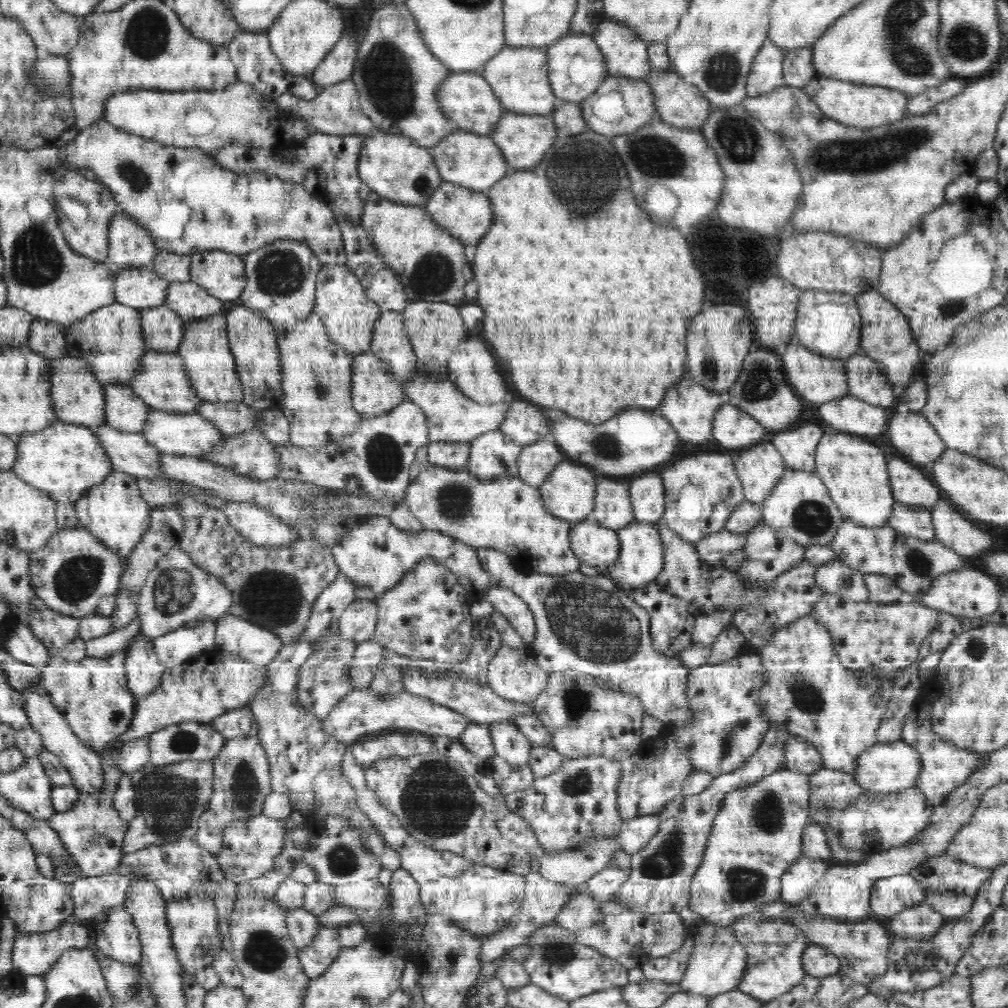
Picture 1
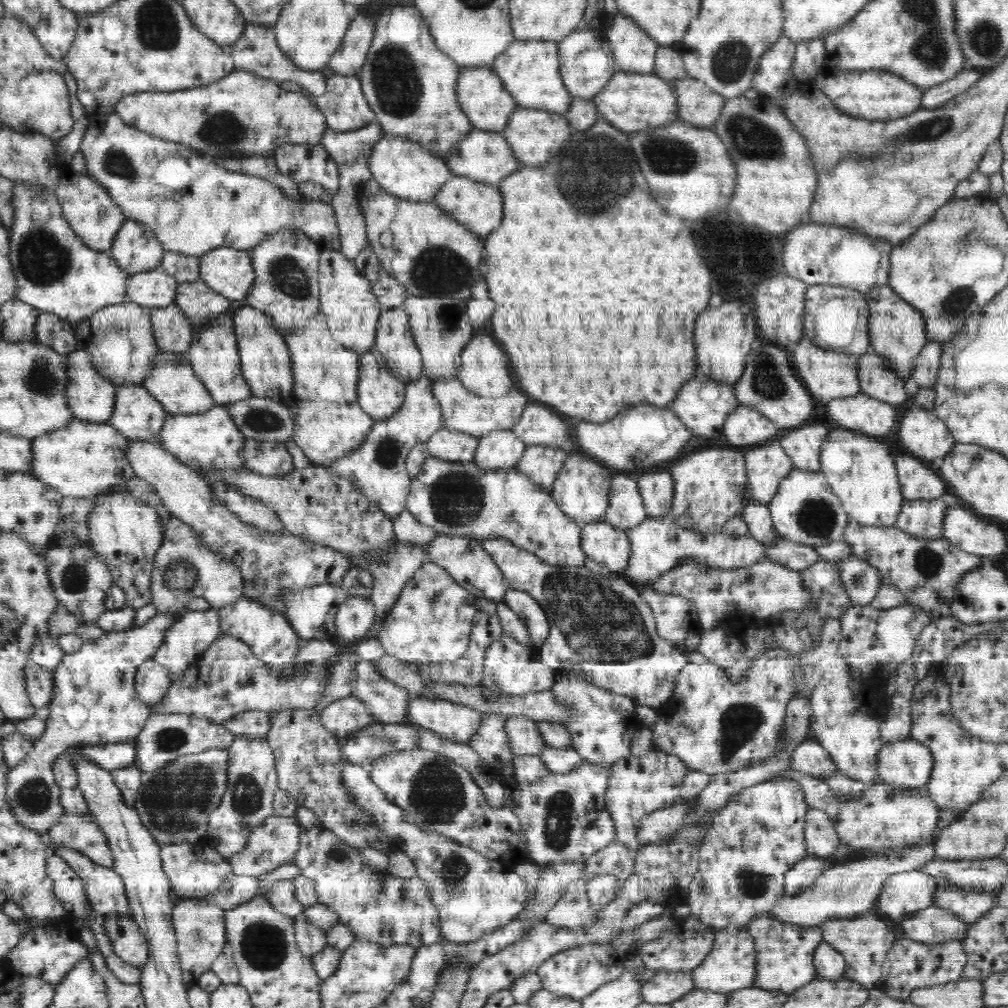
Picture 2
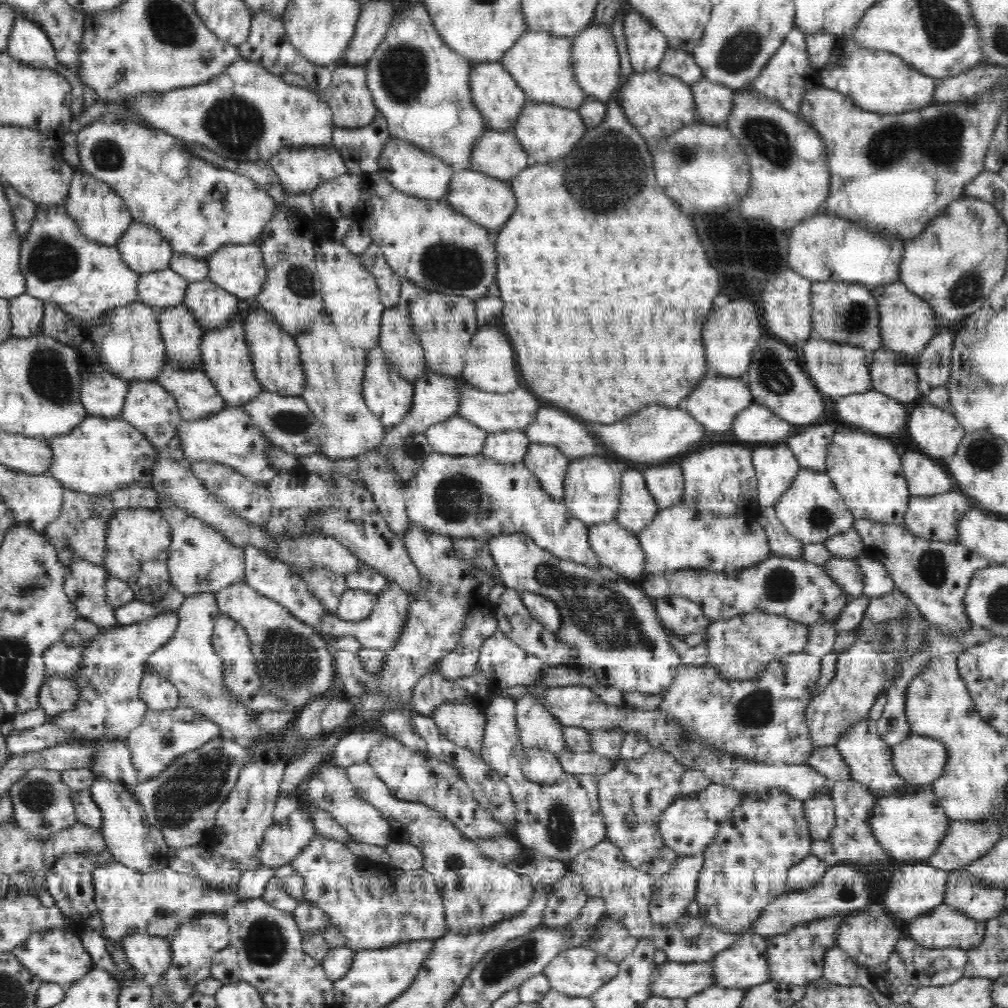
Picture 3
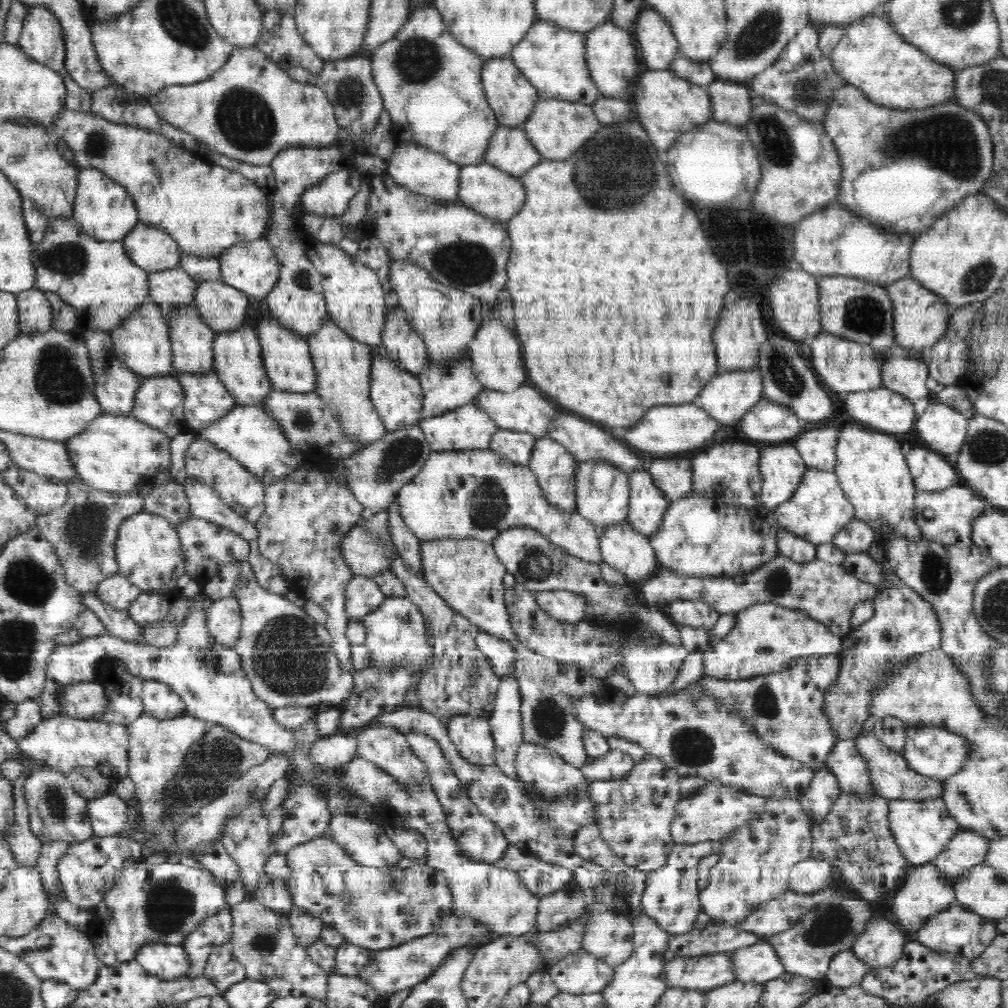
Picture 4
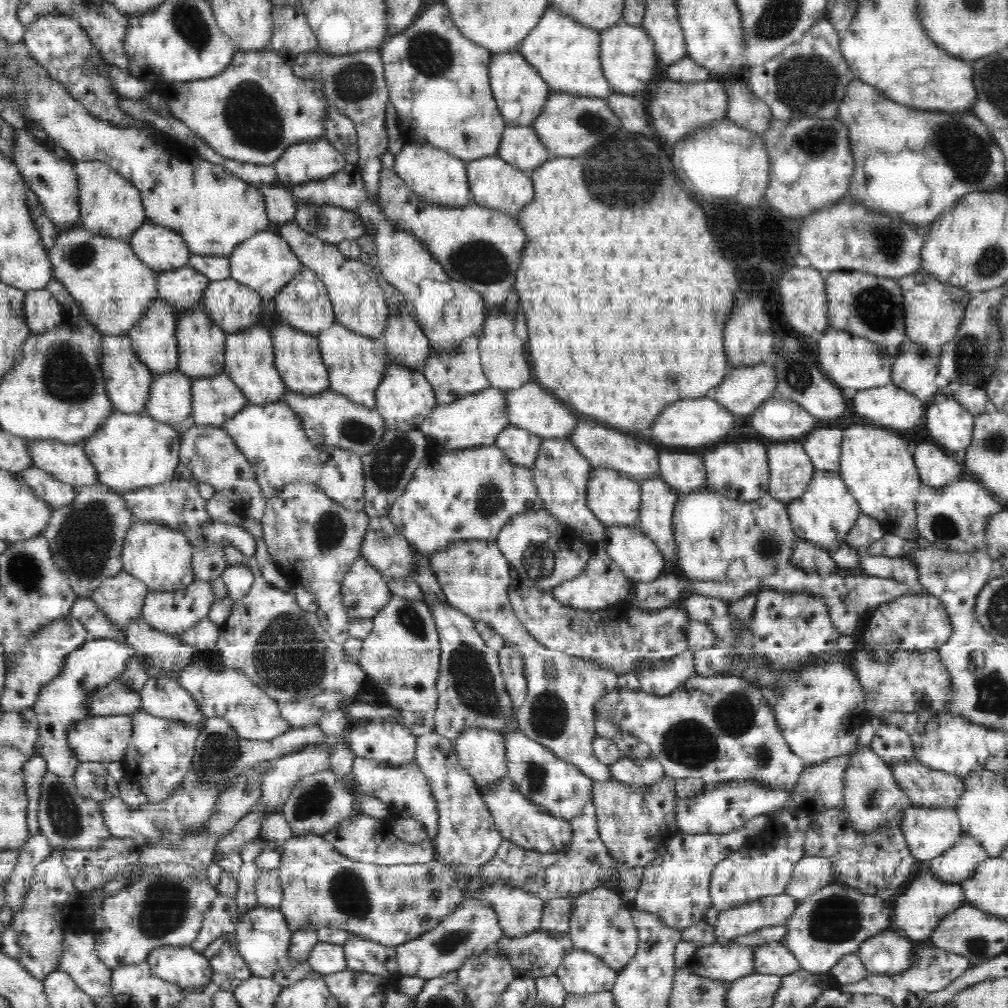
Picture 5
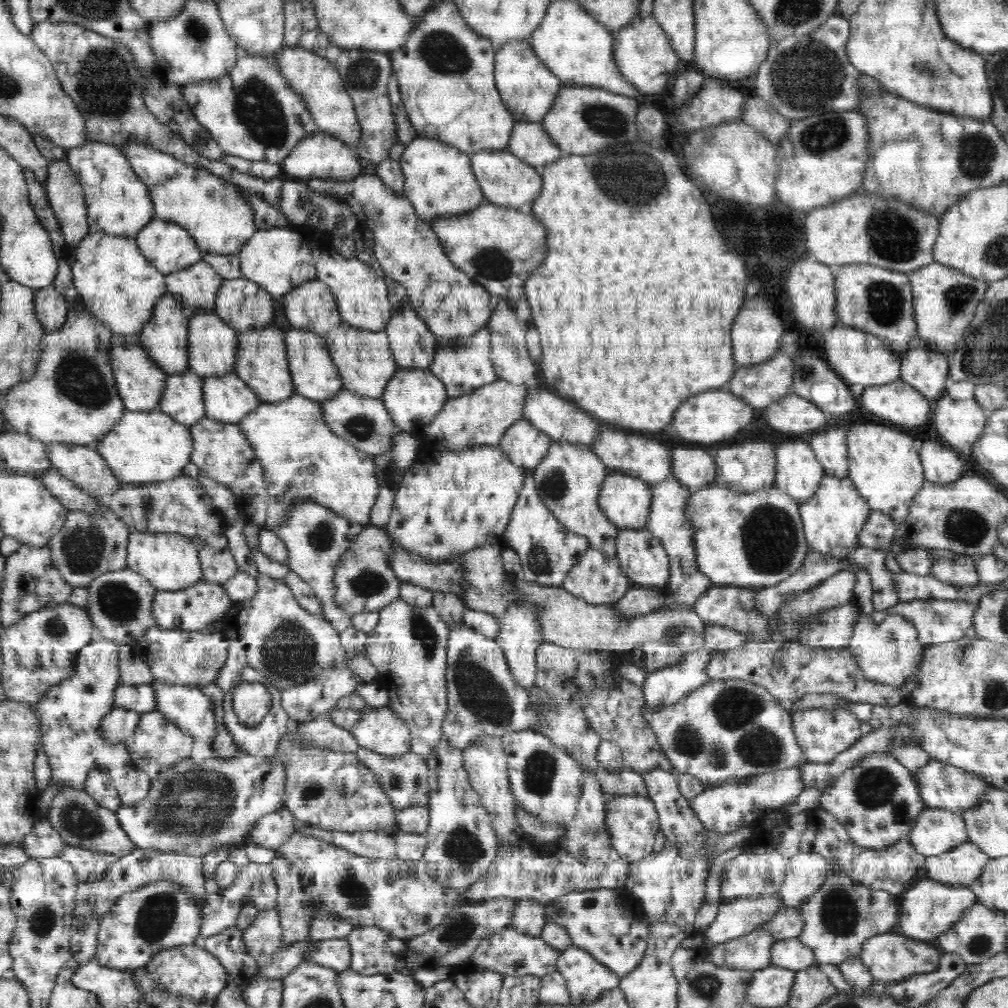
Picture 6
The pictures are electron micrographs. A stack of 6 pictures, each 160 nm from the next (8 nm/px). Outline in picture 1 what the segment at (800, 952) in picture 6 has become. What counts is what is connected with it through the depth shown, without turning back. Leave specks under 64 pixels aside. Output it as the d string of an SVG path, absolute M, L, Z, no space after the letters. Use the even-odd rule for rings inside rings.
M700 924L695 927L694 950L681 980L681 991L700 996L716 996L737 988L746 970L747 952L731 927Z

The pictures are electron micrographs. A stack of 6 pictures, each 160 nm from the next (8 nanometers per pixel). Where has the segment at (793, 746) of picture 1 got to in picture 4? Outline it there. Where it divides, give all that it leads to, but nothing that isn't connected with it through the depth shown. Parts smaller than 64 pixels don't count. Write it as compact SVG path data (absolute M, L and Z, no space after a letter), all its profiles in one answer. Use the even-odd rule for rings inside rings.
M854 738L836 741L821 767L836 775L841 791L860 797L874 797L868 765L856 750Z

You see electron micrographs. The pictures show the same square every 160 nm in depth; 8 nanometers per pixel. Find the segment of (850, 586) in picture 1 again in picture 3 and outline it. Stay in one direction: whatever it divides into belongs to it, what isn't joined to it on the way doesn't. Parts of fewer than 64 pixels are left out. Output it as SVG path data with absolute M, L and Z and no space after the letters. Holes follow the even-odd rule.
M863 557L856 558L858 565L864 573L863 595L868 598L876 598L894 590L896 583L892 581L888 570L874 559Z

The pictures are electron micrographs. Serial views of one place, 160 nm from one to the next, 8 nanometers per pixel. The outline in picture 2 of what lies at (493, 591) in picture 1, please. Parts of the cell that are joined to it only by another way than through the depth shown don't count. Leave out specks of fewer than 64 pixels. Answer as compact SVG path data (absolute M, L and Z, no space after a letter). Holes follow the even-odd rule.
M509 588L505 593L502 602L520 617L530 633L532 642L540 648L548 638L550 630L548 617L542 611L542 607L526 592Z

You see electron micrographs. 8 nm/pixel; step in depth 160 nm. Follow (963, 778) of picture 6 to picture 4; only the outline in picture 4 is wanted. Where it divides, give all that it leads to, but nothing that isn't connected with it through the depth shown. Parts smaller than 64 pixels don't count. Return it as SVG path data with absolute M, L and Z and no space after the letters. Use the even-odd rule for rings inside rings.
M873 731L858 735L855 738L856 750L863 757L868 765L869 776L871 776L871 787L876 796L892 800L917 800L923 801L931 798L938 798L943 795L944 787L942 780L928 778L914 772L909 768L905 758L897 752L886 748Z

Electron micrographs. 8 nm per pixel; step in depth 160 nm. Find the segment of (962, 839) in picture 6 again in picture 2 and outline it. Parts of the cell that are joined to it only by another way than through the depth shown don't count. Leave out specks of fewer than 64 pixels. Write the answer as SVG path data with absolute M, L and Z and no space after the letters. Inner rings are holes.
M791 769L778 772L777 776L800 783L809 808L825 812L834 823L843 851L864 850L876 854L892 849L897 851L904 847L915 847L917 844L931 841L940 824L941 809L930 798L925 785L904 789L878 782L875 785L868 785L858 800L842 801L832 794L830 787L820 777Z

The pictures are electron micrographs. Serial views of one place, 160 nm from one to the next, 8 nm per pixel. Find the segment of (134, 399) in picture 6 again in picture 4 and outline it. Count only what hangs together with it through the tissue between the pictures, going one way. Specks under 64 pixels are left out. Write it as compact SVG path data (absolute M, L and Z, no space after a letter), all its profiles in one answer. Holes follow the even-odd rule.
M81 329L81 335L86 343L91 369L95 380L94 396L104 413L116 413L120 415L130 414L135 405L135 394L143 382L144 377L126 368L115 355L111 347L110 334L104 331L91 331Z

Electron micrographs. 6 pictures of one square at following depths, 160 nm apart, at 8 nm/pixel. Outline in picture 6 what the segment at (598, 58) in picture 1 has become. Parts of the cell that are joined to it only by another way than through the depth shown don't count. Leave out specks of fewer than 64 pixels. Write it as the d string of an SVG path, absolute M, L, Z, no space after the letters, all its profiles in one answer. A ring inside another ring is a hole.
M650 14L633 20L629 25L614 32L613 42L616 67L624 79L636 88L641 95L661 93L664 87L675 78L680 58L672 51L671 44L660 24Z

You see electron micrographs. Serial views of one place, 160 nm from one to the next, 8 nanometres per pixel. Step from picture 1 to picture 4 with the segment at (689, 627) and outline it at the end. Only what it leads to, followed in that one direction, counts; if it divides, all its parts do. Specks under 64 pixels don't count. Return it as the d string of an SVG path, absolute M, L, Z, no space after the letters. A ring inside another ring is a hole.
M676 600L668 604L668 616L676 626L693 626L709 631L721 615L700 600Z

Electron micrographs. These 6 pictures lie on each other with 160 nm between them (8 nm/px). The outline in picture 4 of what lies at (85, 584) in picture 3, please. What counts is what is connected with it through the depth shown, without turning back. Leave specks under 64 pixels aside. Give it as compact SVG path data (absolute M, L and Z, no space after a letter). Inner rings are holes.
M96 591L79 593L84 596L84 600L81 600L83 607L96 614L96 617L104 623L110 635L117 636L125 641L134 642L141 637L142 625L132 619L126 612L117 610L114 606L99 600Z

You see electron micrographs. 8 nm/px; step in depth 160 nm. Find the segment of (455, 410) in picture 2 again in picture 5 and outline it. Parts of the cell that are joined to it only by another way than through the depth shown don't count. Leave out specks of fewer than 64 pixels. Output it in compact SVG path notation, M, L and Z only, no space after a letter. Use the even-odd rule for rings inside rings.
M527 382L520 388L507 391L505 412L510 425L529 430L542 438L568 438L578 424L578 418L564 404L560 404L556 397L544 392L536 382Z

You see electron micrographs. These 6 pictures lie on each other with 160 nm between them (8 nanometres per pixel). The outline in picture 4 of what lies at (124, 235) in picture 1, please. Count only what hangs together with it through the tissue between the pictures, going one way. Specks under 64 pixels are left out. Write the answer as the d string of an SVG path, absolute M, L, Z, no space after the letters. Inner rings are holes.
M140 222L123 238L122 243L130 260L152 273L173 269L184 255L169 233Z

